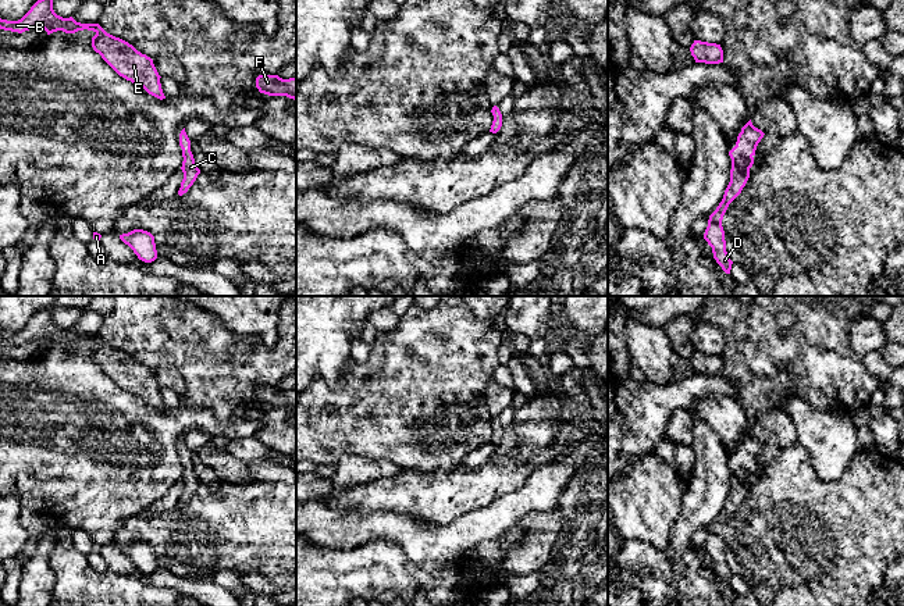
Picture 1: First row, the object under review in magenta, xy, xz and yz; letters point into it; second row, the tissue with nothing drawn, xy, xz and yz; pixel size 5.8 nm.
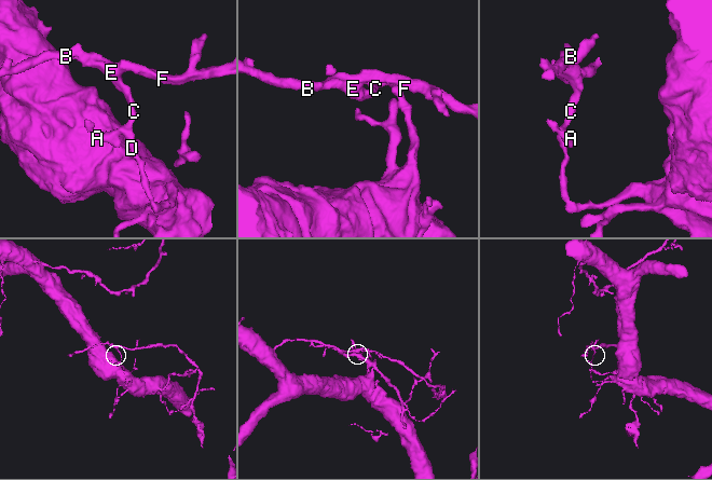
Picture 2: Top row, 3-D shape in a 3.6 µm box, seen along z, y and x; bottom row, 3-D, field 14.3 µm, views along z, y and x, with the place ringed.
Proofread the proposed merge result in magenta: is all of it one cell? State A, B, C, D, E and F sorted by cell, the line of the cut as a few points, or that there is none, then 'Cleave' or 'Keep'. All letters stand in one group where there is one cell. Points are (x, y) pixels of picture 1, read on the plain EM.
Groups: A B C D E F. No split. Keep

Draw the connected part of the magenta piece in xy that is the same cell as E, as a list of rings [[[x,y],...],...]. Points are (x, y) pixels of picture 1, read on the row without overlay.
[[[53,309],[38,311],[31,321],[18,332],[0,329],[0,341],[22,345],[29,341],[42,339],[47,346],[63,342],[75,345],[78,342],[93,342],[92,359],[102,370],[122,389],[143,399],[149,406],[166,410],[160,386],[153,371],[138,363],[128,353],[107,345],[99,335],[81,335],[72,328],[63,329],[53,321]]]

